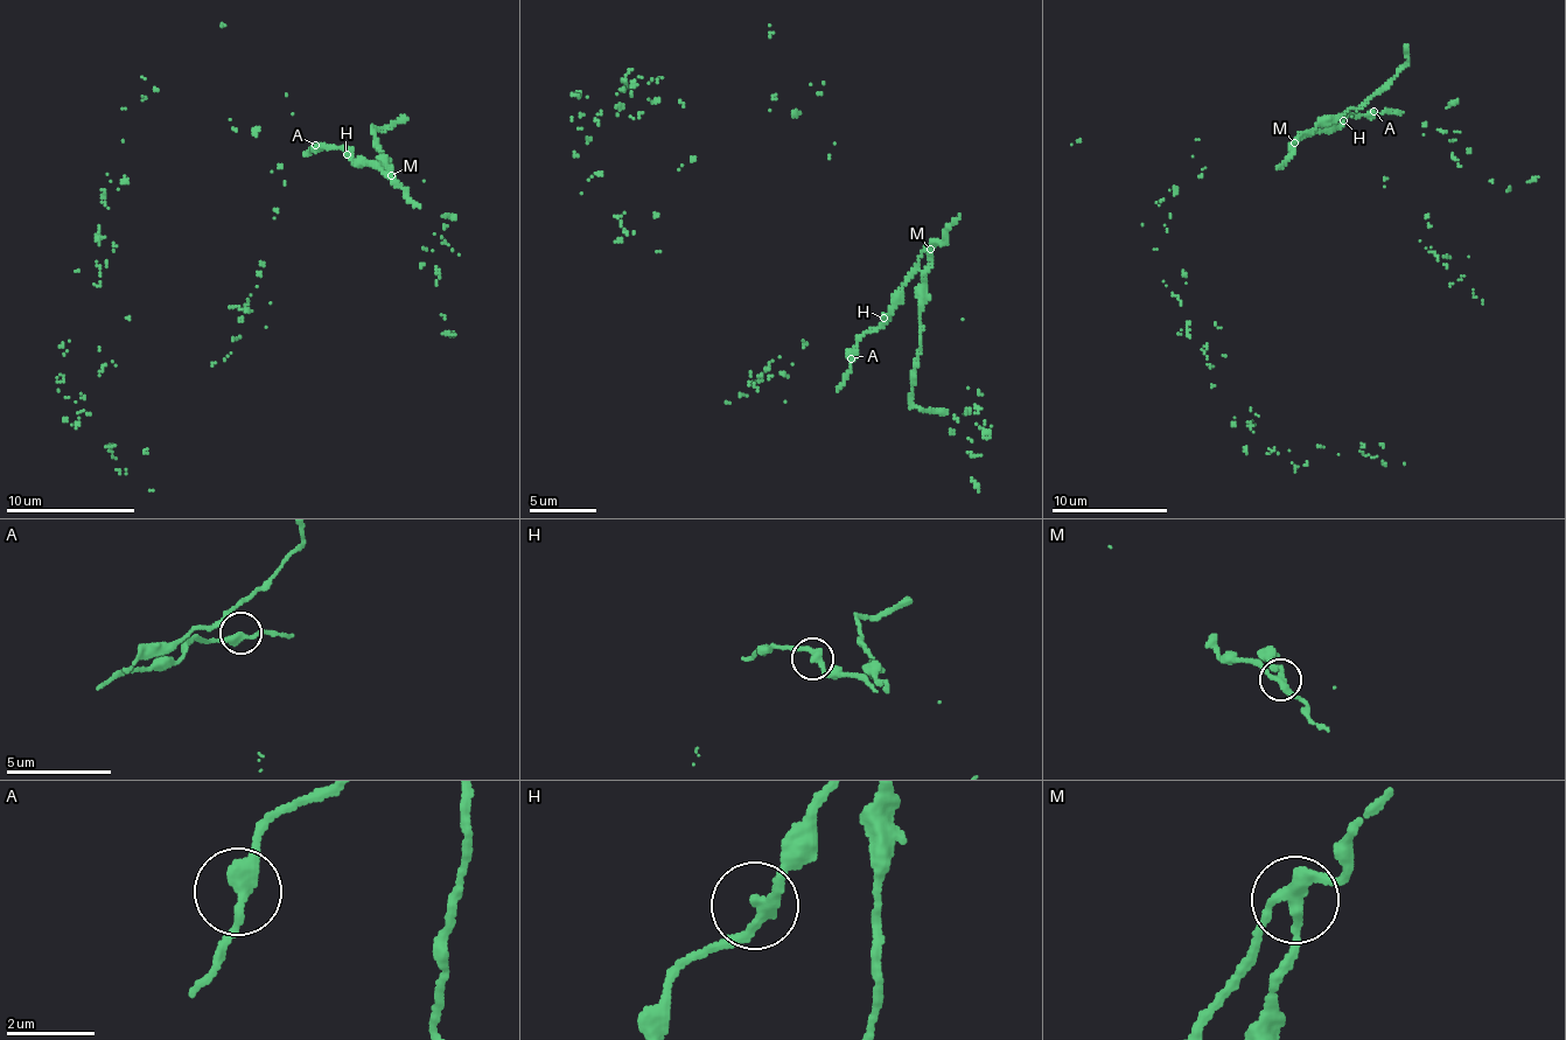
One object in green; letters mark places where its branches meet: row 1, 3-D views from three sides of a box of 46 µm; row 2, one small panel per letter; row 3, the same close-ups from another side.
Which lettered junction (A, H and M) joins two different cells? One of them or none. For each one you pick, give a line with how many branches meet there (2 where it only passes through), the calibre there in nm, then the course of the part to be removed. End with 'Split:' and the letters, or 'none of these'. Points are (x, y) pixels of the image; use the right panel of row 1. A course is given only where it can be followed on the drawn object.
M: branches 3; calibre 240 nm; course (1295, 142), (1319, 124), (1330, 124), (1356, 109), (1403, 68), (1409, 58), (1404, 47)
Split: M

